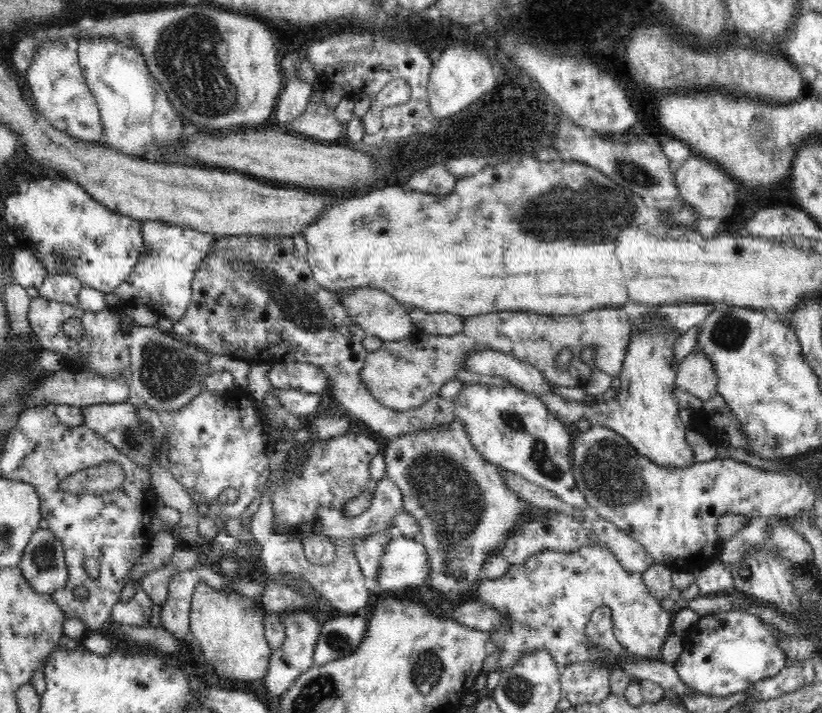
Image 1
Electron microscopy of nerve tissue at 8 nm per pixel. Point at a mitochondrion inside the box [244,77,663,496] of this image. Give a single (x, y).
(604, 213)

